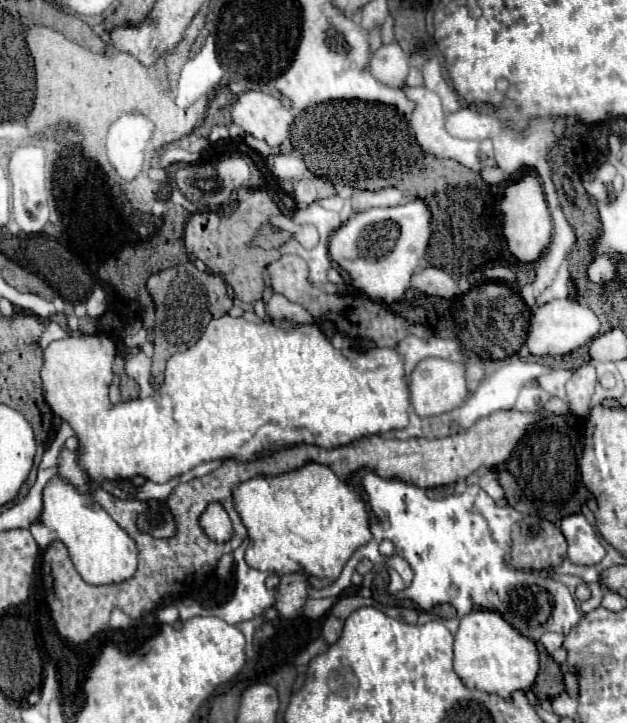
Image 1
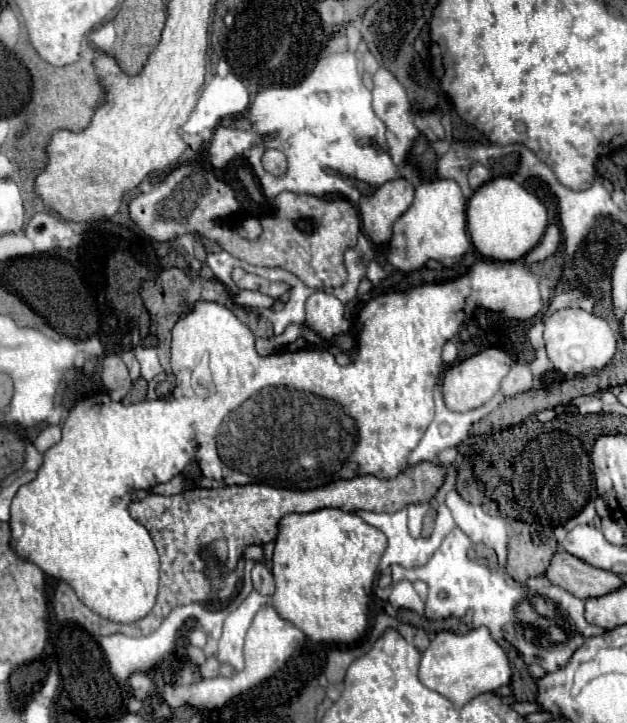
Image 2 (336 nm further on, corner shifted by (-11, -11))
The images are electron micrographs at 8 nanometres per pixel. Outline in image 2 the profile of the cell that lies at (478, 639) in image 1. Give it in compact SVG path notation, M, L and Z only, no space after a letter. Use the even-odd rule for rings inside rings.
M487 627L473 629L465 635L457 635L451 631L437 633L431 645L423 651L419 665L419 679L423 681L423 685L447 697L455 707L463 707L467 701L481 693L509 685L511 677L513 667L507 659L507 653L491 637Z

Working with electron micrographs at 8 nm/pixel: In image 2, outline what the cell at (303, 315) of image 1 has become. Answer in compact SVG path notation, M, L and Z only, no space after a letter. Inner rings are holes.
M239 291L235 295L235 301L243 307L273 307L275 299L271 299L269 295L263 295L259 291Z

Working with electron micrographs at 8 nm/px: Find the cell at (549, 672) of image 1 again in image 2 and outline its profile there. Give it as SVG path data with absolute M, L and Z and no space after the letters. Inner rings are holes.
M499 641L499 645L507 651L507 655L511 659L511 665L515 669L513 671L513 681L511 681L515 701L535 701L537 685L535 685L535 679L531 677L531 673L527 671L527 665L523 663L521 655L507 641Z

